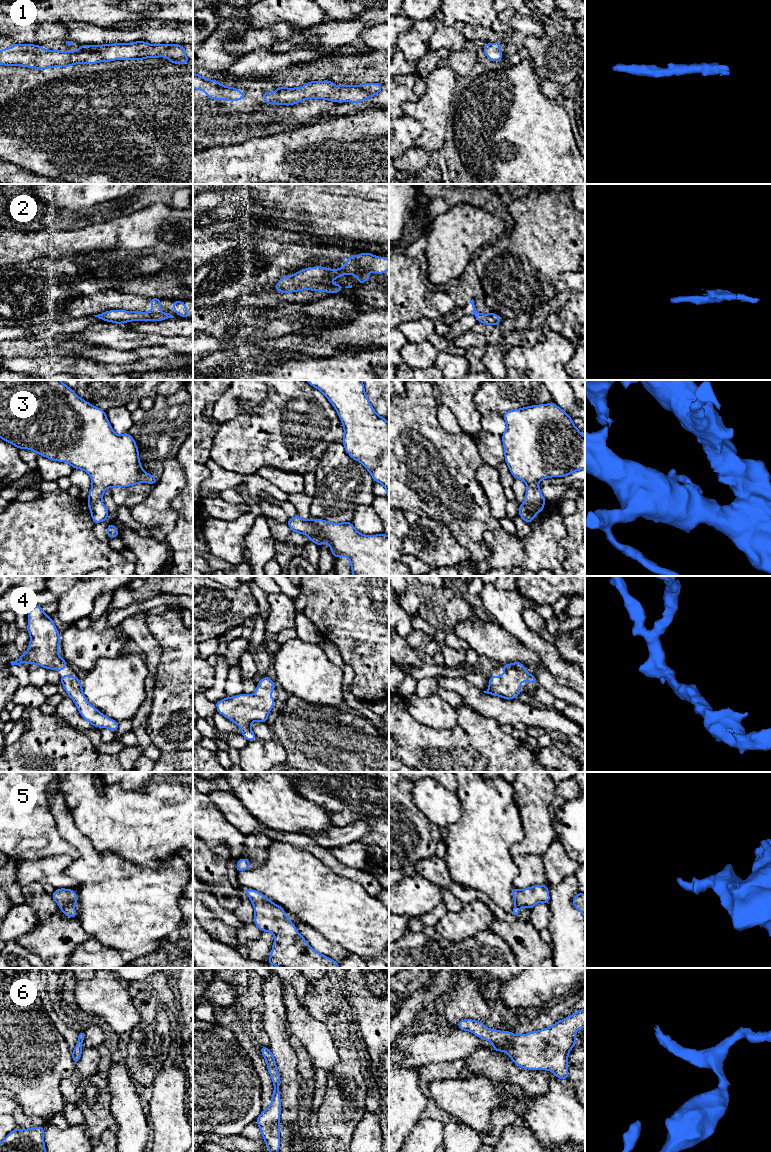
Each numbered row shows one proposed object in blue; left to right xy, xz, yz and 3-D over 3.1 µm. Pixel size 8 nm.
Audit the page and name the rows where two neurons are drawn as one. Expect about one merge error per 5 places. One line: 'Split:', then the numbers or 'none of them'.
Split: 2

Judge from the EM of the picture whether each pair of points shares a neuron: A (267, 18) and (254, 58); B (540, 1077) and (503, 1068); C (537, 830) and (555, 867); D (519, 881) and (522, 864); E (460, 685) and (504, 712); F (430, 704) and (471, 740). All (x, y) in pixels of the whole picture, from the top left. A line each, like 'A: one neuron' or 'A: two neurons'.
A: two neurons
B: one neuron
C: two neurons
D: one neuron
E: one neuron
F: two neurons

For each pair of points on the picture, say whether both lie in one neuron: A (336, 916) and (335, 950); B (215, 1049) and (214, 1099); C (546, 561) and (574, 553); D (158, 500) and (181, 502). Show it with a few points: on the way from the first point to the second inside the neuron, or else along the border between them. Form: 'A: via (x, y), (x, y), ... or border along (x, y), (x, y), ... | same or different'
A: border along (315, 931), (351, 953) | different
B: via (205, 1061), (205, 1087) | same
C: border along (565, 532), (559, 541), (565, 553), (562, 565) | different
D: border along (182, 489), (170, 503), (177, 514), (174, 524) | different

